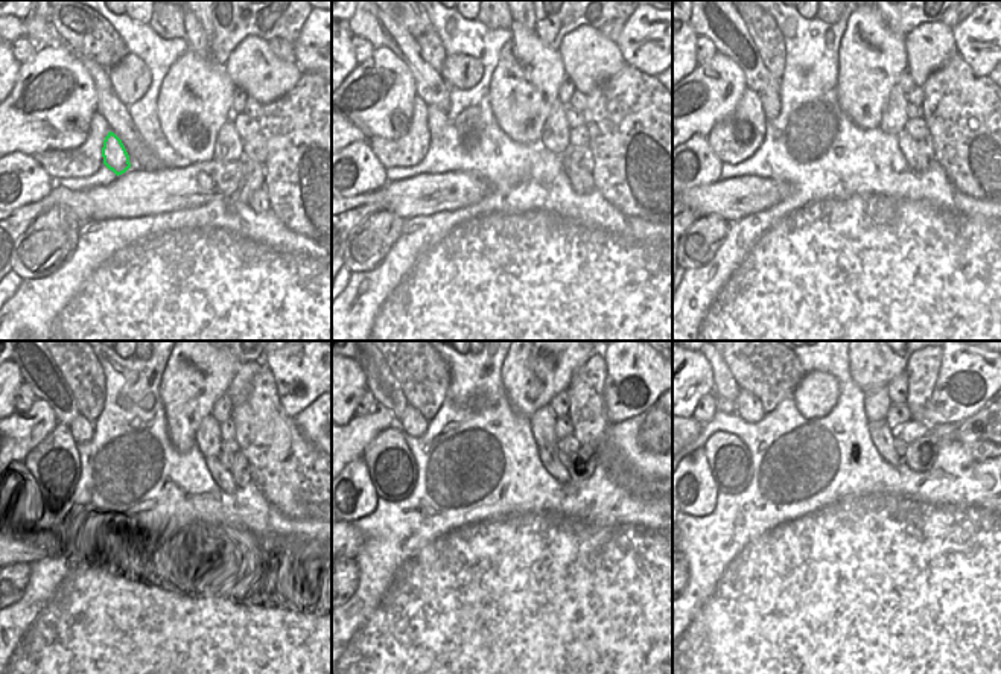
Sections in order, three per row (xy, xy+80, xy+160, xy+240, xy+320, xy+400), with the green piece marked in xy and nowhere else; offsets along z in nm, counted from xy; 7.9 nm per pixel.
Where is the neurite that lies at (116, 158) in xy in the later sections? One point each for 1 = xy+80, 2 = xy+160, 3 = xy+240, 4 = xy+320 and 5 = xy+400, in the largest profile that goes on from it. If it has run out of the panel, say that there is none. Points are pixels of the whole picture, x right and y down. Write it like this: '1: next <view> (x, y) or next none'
1: next xy+80 (435, 117)
2: next xy+160 (770, 101)
3: next xy+240 (81, 429)
4: next xy+320 (413, 423)
5: next xy+400 (747, 405)

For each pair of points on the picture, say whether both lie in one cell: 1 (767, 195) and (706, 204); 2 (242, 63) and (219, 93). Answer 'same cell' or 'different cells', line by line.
1: same cell
2: different cells

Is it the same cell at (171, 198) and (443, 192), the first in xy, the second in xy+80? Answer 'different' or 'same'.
same

